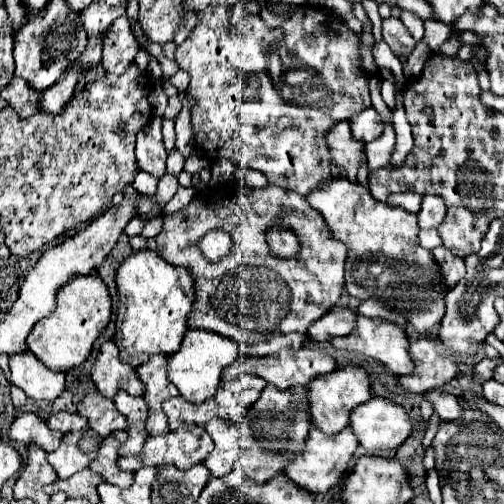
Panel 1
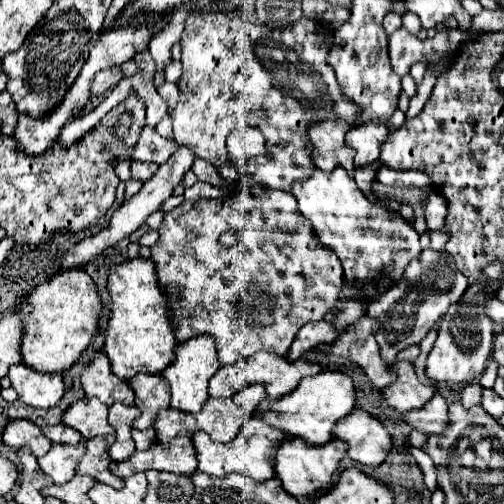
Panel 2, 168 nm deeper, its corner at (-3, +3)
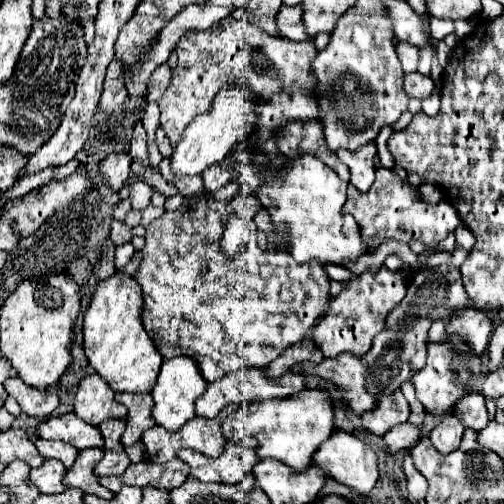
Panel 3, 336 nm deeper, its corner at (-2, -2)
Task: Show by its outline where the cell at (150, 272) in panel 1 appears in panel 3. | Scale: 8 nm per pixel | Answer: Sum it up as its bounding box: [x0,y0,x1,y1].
[83,271,163,393]

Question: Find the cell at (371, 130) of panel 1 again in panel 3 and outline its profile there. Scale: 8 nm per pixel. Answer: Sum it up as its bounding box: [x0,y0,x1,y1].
[337,143,377,191]

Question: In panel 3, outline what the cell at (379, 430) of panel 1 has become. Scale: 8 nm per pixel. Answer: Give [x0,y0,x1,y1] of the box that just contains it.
[313,431,379,495]

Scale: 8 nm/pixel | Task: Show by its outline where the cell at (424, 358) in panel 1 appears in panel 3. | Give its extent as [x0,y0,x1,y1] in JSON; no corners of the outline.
[363,389,411,435]

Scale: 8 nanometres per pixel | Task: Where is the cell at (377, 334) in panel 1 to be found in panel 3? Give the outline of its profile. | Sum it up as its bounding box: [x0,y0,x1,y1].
[307,353,375,413]

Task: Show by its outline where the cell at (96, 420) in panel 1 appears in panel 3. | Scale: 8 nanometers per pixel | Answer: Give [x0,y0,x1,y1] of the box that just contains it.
[37,413,103,449]

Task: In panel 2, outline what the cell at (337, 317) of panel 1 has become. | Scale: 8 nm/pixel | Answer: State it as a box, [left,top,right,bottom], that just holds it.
[284,320,338,360]

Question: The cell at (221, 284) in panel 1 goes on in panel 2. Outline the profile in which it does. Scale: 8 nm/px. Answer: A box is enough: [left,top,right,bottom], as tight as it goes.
[152,186,342,366]

